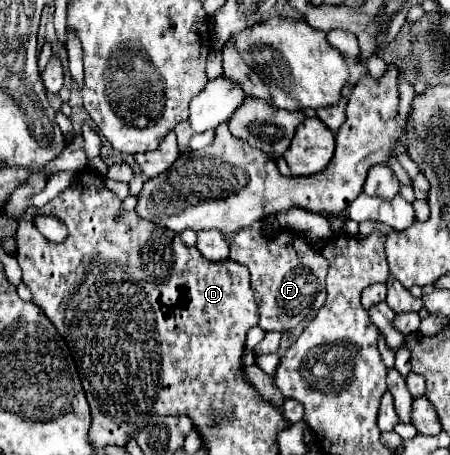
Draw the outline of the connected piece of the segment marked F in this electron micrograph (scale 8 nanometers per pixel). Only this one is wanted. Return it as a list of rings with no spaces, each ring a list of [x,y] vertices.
[[[243,228],[235,234],[231,242],[231,260],[245,264],[251,272],[251,288],[255,292],[255,302],[259,306],[259,326],[265,332],[287,332],[299,326],[301,322],[313,320],[317,310],[325,304],[325,276],[327,276],[327,258],[319,248],[311,246],[307,238],[291,228],[283,228],[283,232],[275,232],[275,236],[263,236],[263,230]]]

